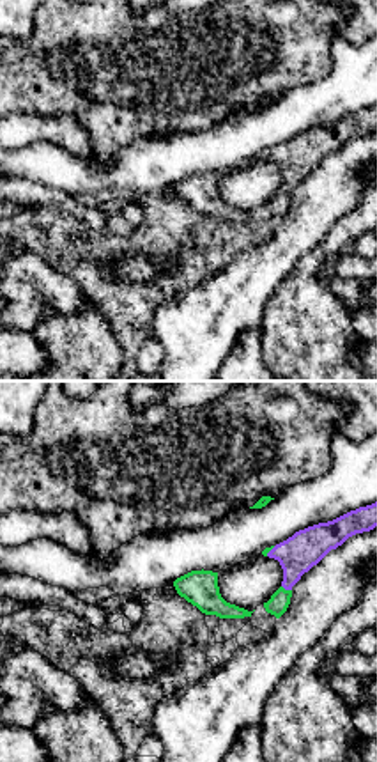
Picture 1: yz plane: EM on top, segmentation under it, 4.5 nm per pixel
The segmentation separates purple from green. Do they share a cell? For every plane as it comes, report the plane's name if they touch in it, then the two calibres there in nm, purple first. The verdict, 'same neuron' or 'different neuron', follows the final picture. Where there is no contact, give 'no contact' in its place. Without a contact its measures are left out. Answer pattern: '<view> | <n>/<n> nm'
yz | 170/90 nm

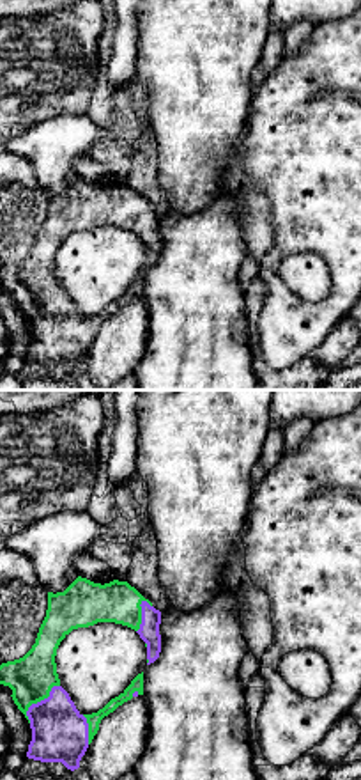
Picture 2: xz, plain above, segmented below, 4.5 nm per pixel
xz | 260/200 nm

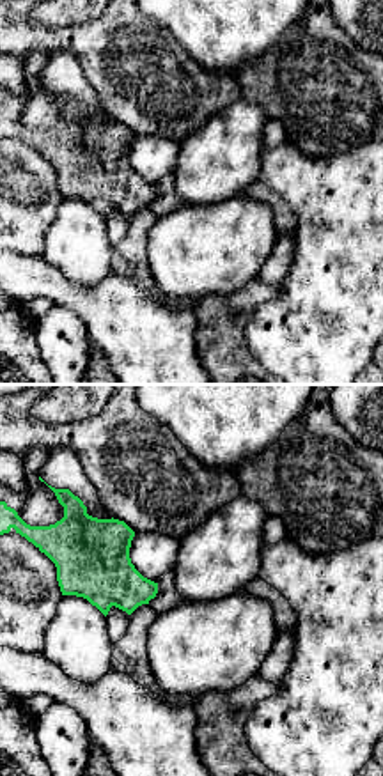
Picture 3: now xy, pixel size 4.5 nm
no contact

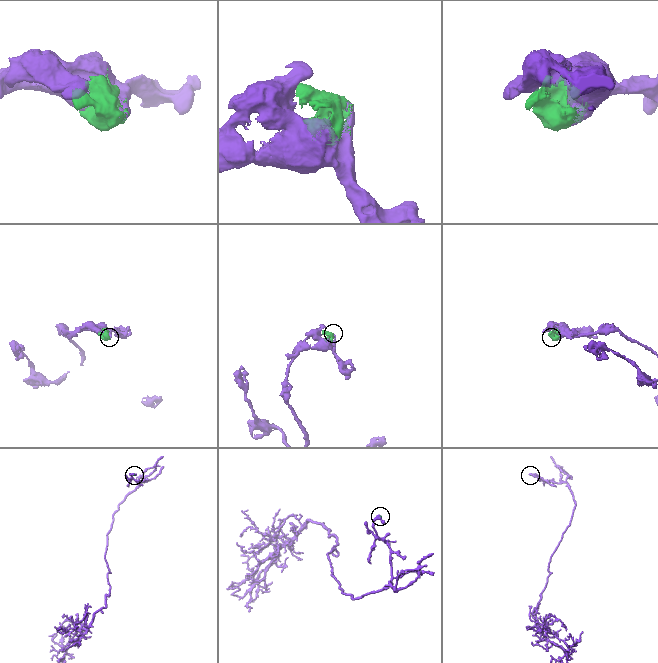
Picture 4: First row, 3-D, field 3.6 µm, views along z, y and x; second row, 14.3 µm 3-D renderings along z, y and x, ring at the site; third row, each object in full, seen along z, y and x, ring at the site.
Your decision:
same neuron

